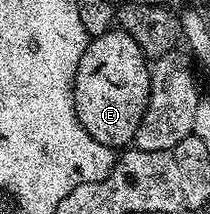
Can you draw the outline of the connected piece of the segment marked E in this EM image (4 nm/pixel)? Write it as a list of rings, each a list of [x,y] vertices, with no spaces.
[[[120,29],[93,36],[80,57],[74,78],[74,108],[84,129],[100,145],[115,149],[131,146],[150,96],[150,63],[146,54]]]

